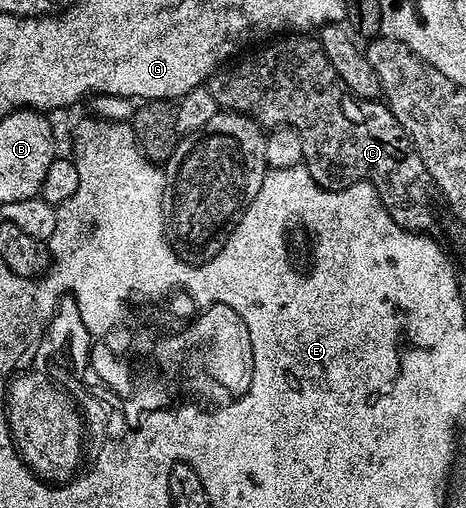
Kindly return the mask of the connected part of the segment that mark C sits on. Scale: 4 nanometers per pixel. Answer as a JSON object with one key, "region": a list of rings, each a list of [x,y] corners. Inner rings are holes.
{"region":[[[292,33],[277,38],[273,43],[276,43],[273,47],[238,64],[233,71],[221,70],[208,80],[206,87],[212,90],[212,99],[217,103],[215,106],[248,115],[265,129],[291,128],[301,138],[303,166],[308,168],[317,185],[328,191],[341,191],[355,183],[371,183],[398,226],[417,233],[431,232],[436,223],[436,207],[432,204],[433,181],[426,165],[422,165],[416,146],[402,125],[398,125],[388,104],[374,99],[357,99],[354,93],[350,93],[350,89],[346,89],[346,81],[338,77],[334,65],[330,65],[326,53],[322,53],[319,38],[308,33]]]}

